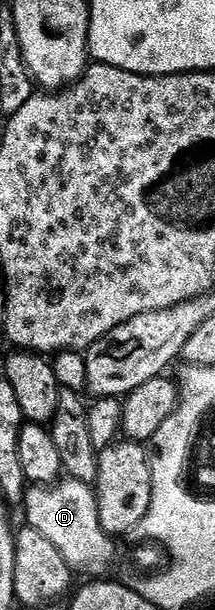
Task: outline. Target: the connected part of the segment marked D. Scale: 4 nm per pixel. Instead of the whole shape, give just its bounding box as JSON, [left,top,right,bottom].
[21,477,116,577]

